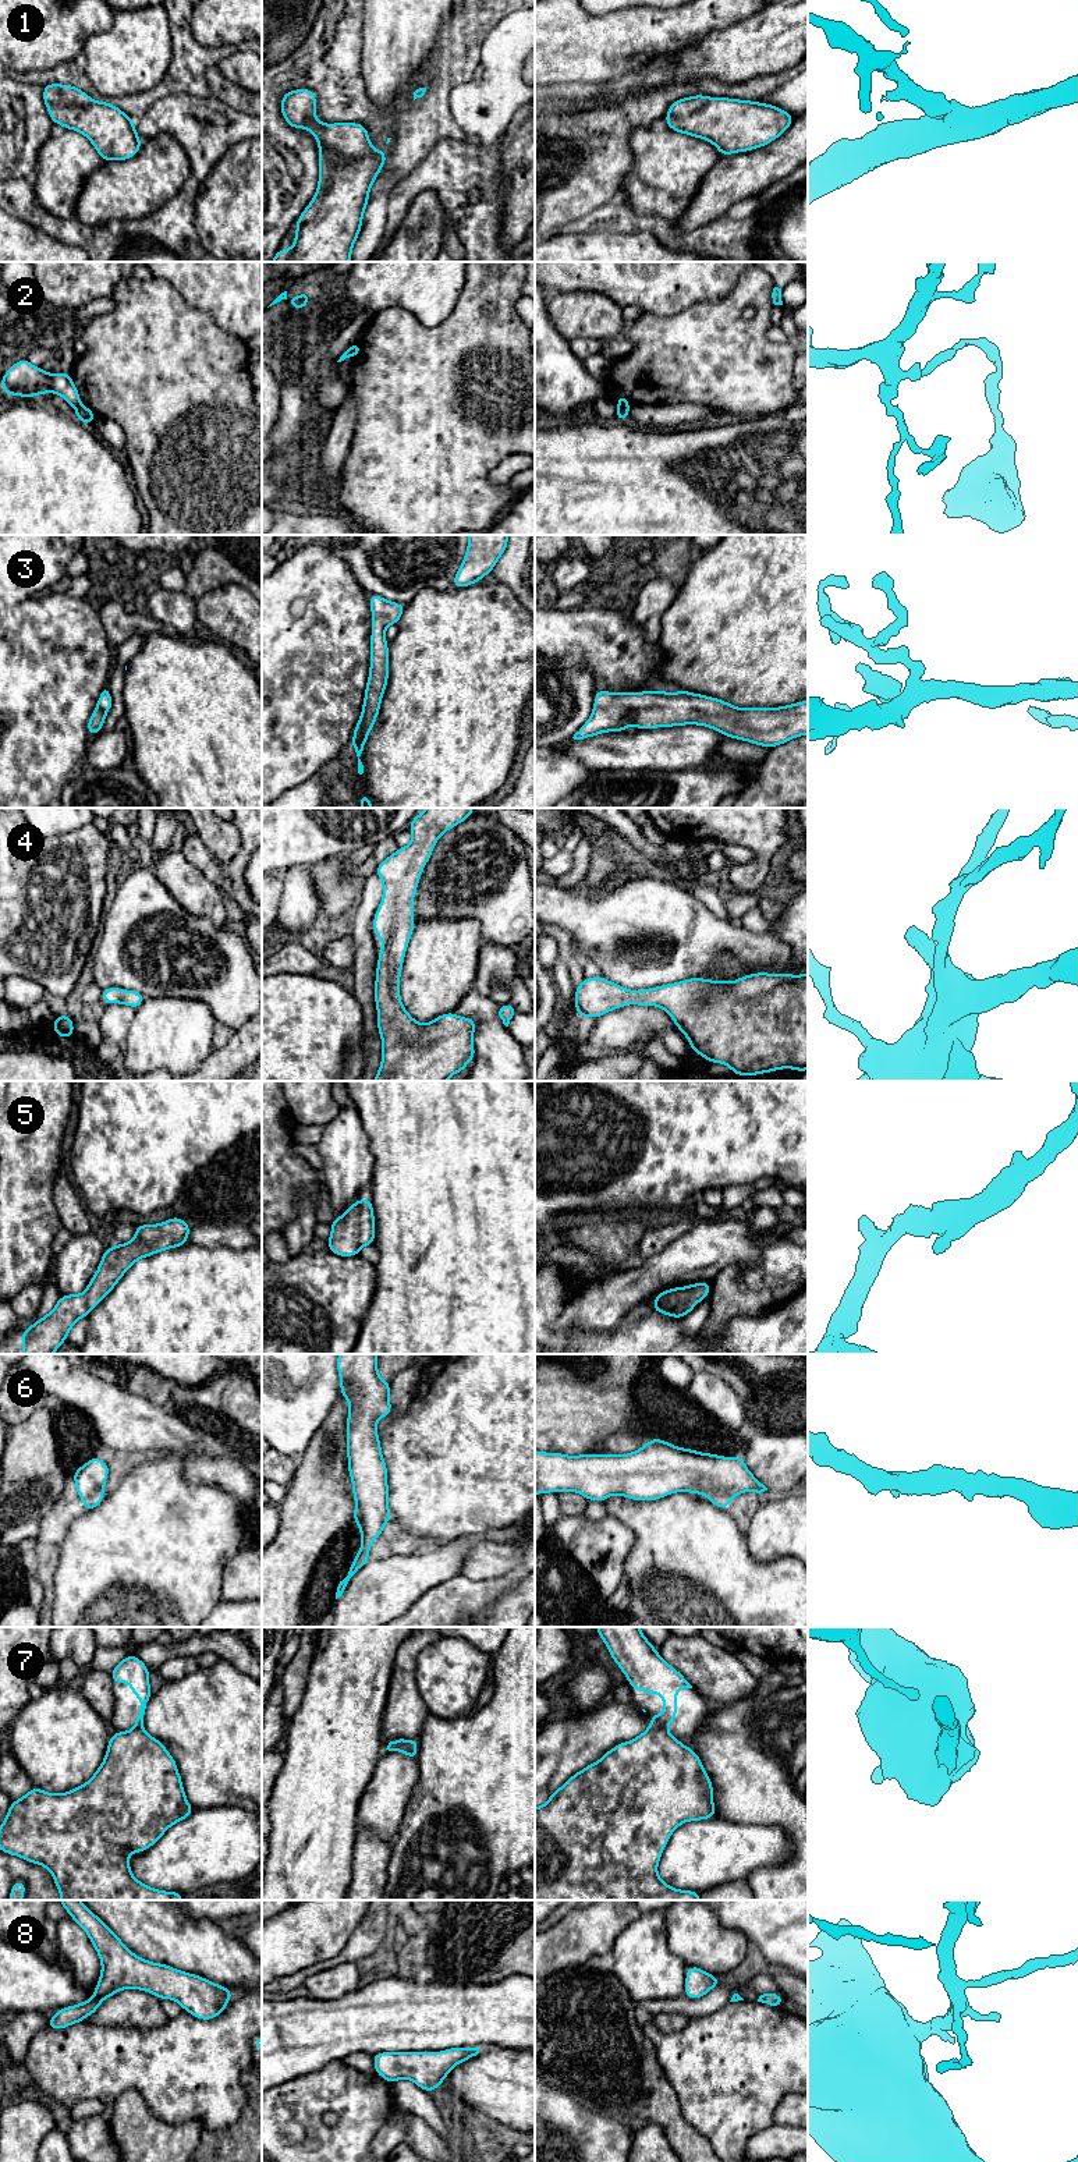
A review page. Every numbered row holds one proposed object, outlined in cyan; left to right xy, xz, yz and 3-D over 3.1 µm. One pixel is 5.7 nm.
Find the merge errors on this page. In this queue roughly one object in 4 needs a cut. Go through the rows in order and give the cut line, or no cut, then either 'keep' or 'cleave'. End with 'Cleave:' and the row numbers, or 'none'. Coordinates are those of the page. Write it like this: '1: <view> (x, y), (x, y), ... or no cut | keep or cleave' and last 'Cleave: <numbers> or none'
1: no cut | keep
2: yz (619, 404), (628, 407) | cleave
3: no cut | keep
4: no cut | keep
5: no cut | keep
6: no cut | keep
7: yz (653, 1722), (666, 1730) | cleave
8: no cut | keep
Cleave: 2, 7

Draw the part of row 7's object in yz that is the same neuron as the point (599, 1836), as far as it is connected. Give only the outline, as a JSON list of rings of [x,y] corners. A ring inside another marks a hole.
[[[650,1723],[638,1737],[617,1744],[599,1761],[572,1775],[543,1805],[535,1808],[535,1900],[701,1900],[698,1892],[678,1890],[663,1882],[657,1875],[657,1864],[671,1833],[681,1823],[713,1817],[716,1817],[713,1784],[698,1754],[660,1725]]]

